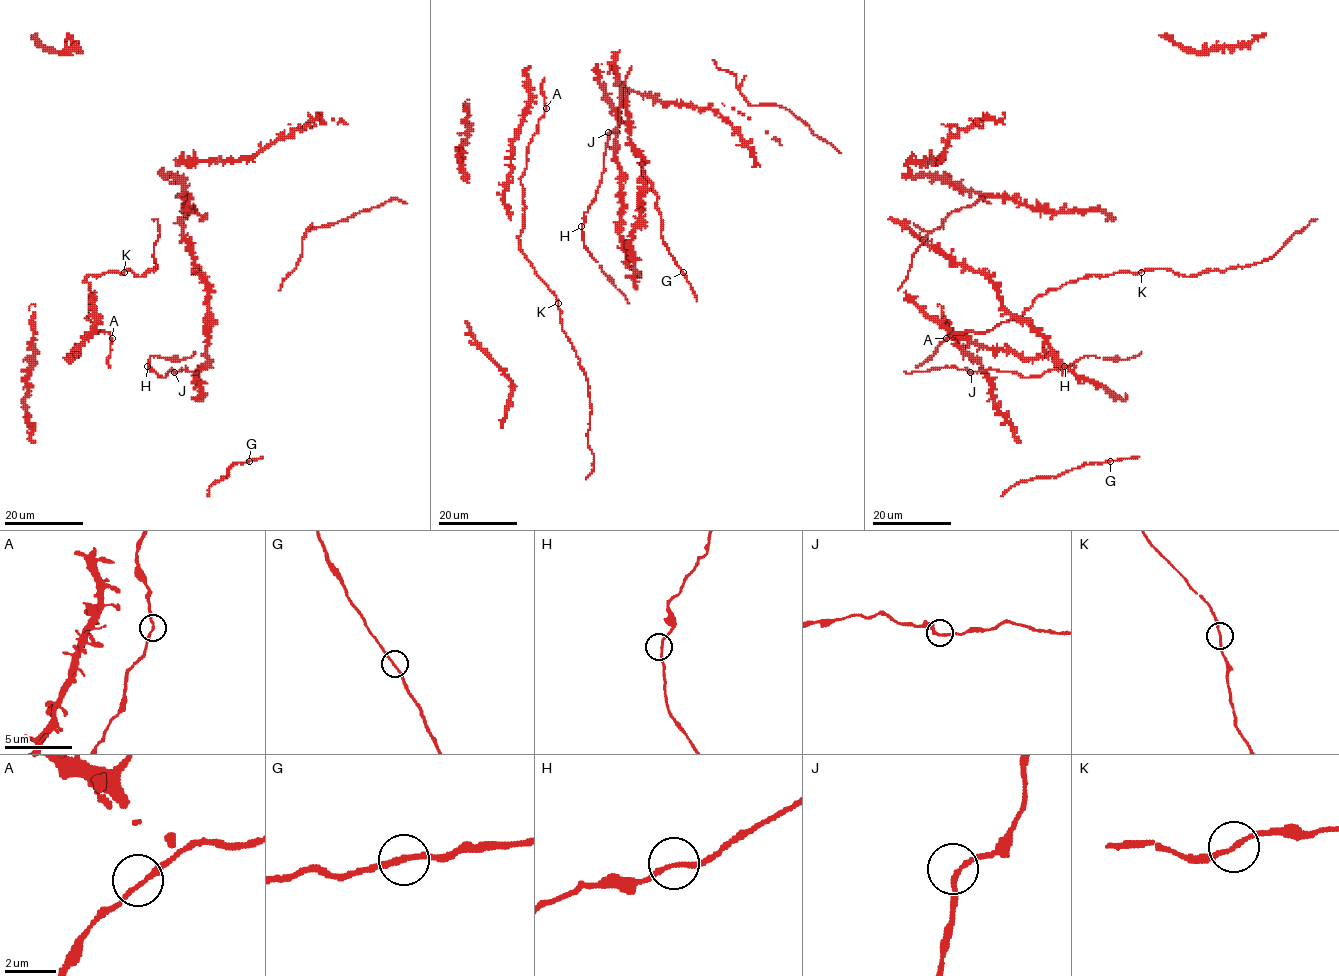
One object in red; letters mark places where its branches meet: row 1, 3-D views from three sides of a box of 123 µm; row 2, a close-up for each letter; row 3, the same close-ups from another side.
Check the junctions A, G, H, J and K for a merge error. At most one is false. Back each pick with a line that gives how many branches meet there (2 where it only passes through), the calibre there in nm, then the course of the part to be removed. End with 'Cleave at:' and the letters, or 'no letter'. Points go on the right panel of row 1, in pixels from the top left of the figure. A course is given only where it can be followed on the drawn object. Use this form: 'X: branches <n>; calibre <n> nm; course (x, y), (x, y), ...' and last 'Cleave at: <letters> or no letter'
K: branches 2; calibre 170 nm; course (1141, 272), (1167, 269), (1189, 277), (1252, 265), (1272, 257), (1293, 235), (1312, 220), (1317, 220)
Cleave at: K

